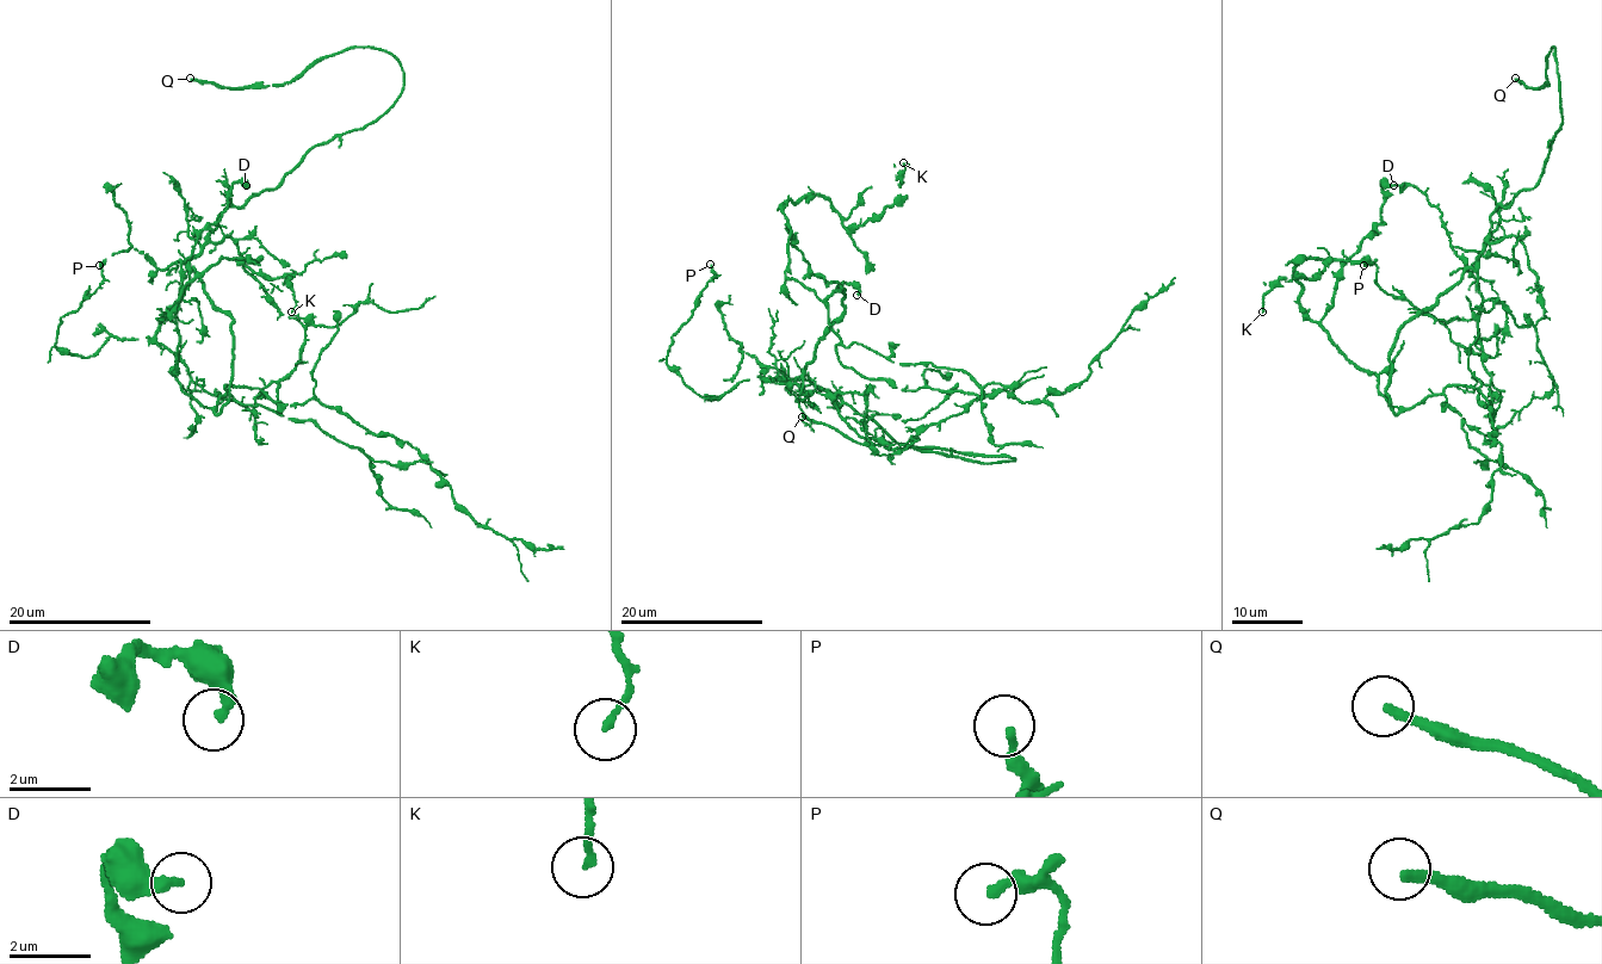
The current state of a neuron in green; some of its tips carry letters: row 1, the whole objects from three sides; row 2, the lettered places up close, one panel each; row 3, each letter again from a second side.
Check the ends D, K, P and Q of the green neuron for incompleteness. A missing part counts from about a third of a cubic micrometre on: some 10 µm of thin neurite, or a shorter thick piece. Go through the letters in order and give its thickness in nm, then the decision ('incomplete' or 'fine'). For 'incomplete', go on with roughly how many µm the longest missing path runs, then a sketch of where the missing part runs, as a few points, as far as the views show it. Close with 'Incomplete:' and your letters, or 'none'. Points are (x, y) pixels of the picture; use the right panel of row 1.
D: calibre 320 nm; fine
K: calibre 160 nm; fine
P: calibre 280 nm; fine
Q: calibre 240 nm; incomplete; missing 20 µm
Incomplete: Q

